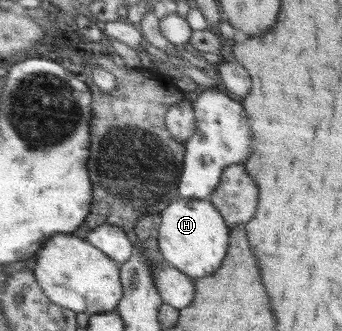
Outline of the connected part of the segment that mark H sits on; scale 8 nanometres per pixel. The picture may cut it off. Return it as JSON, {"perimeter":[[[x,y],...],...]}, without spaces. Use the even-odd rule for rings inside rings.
{"perimeter":[[[181,198],[181,200],[170,202],[169,206],[159,215],[161,216],[161,224],[158,230],[157,247],[161,257],[170,265],[183,271],[183,274],[192,279],[212,275],[221,266],[229,248],[230,228],[226,225],[222,214],[209,199]]]}

